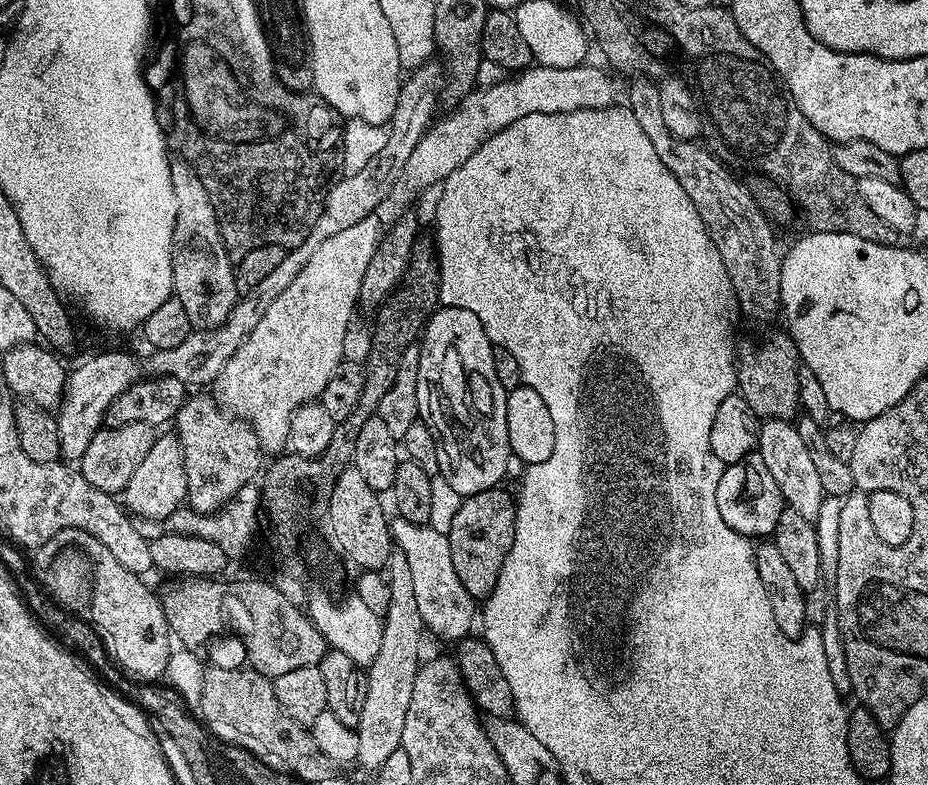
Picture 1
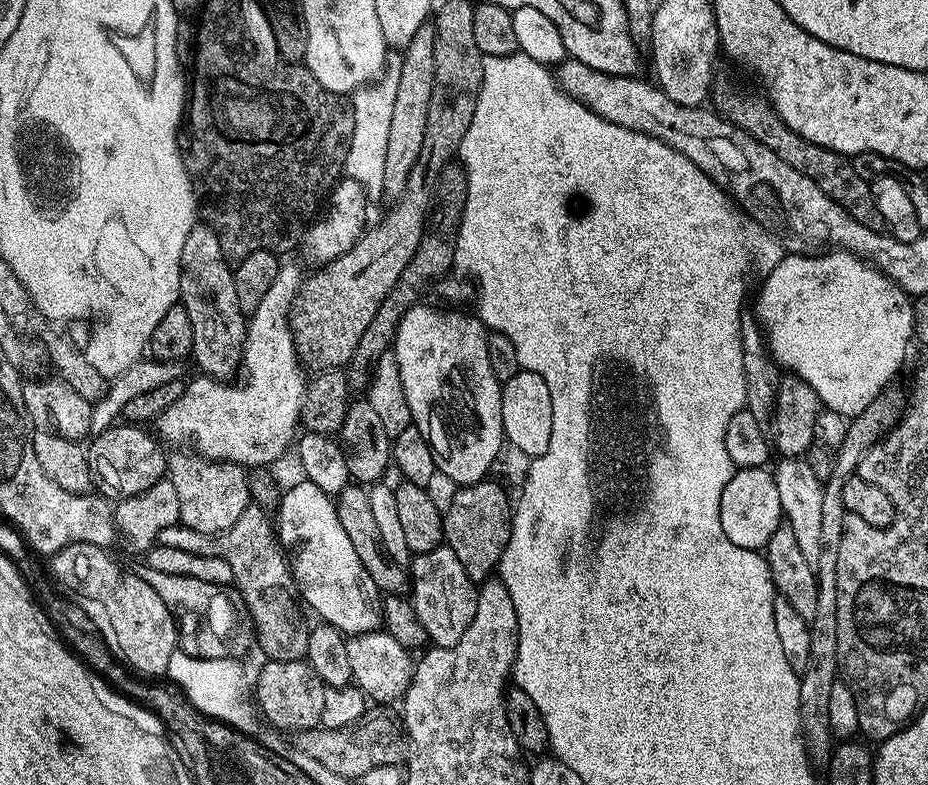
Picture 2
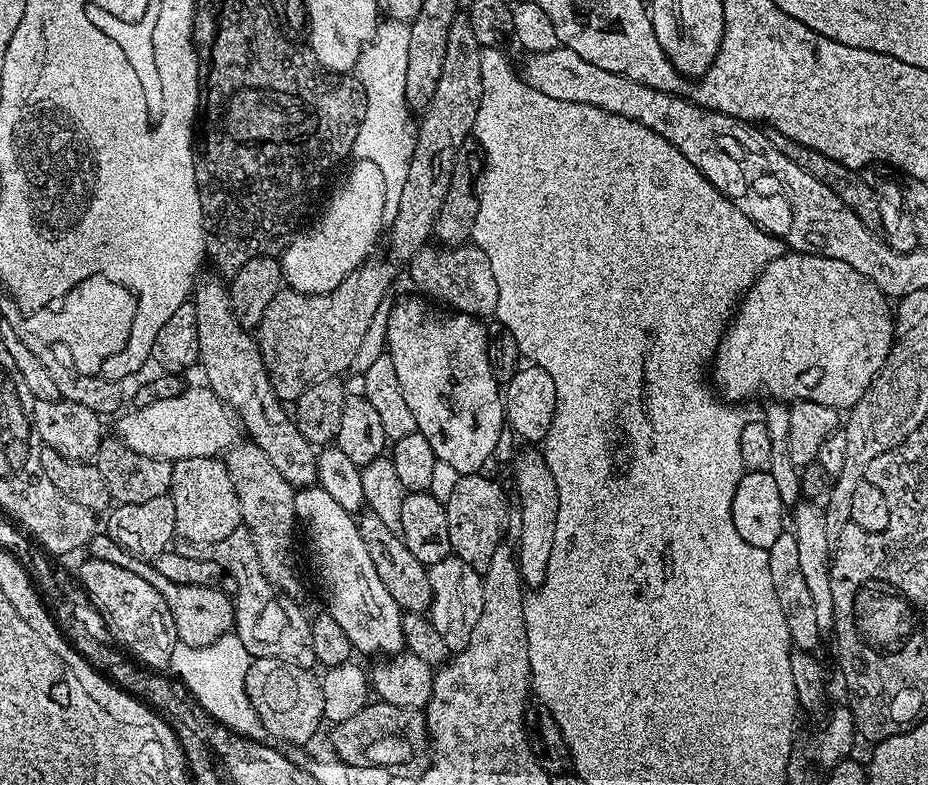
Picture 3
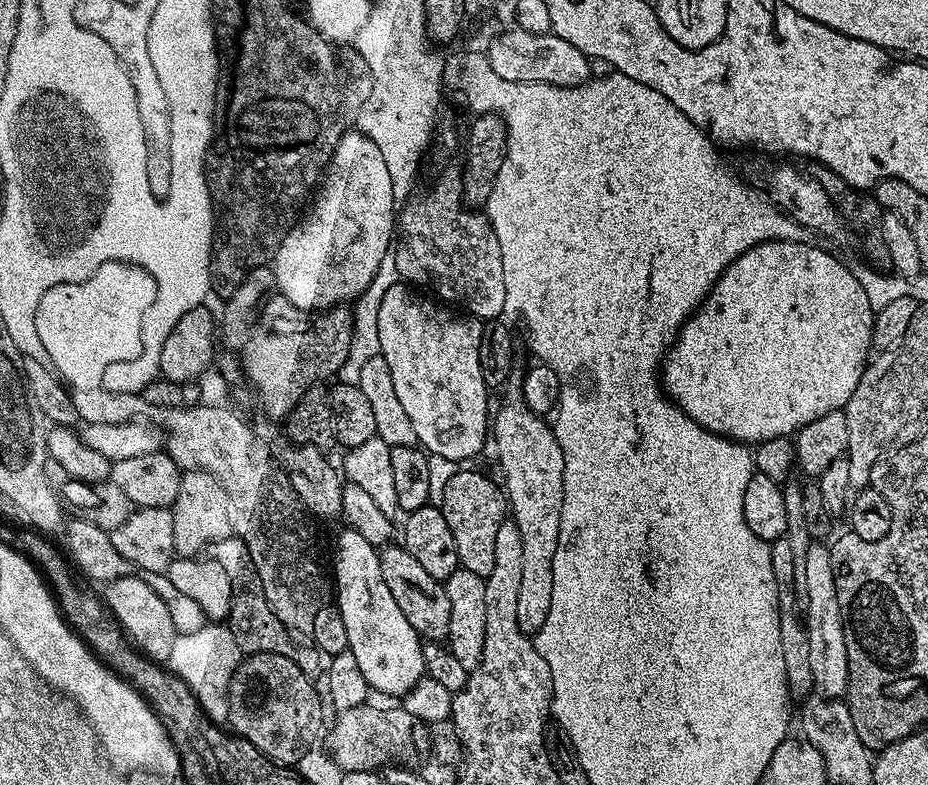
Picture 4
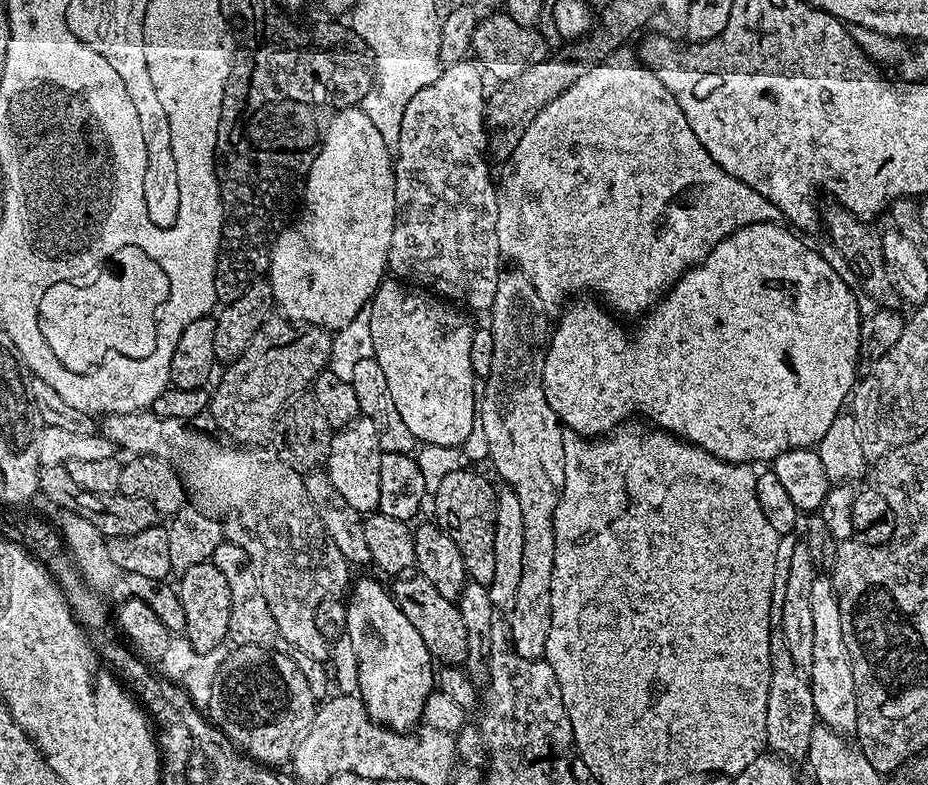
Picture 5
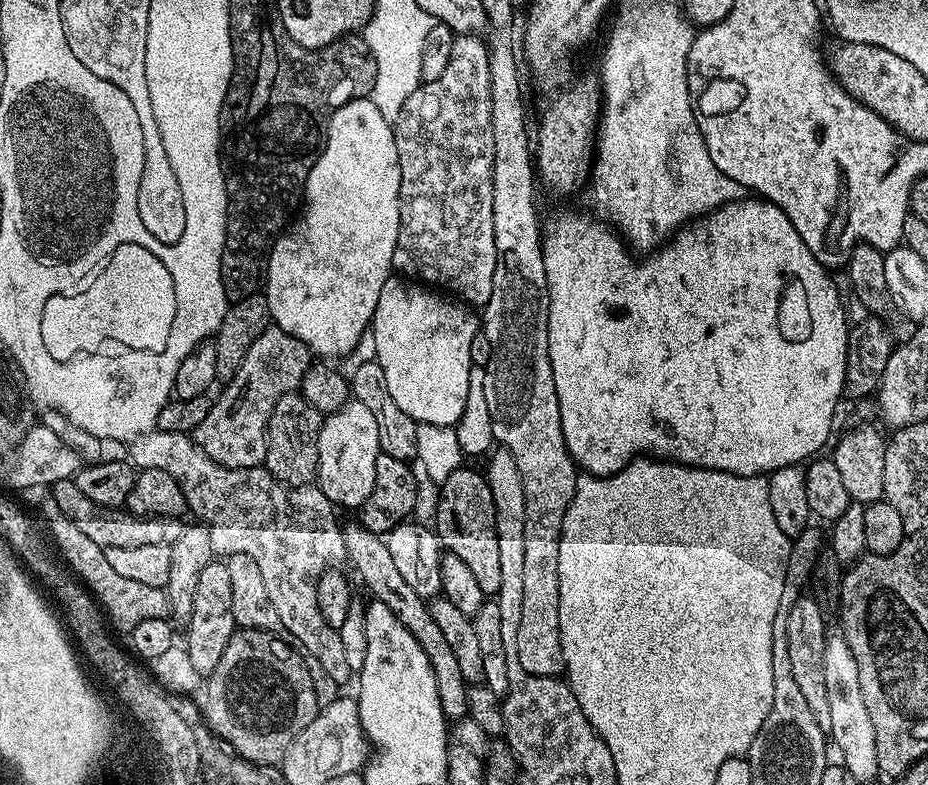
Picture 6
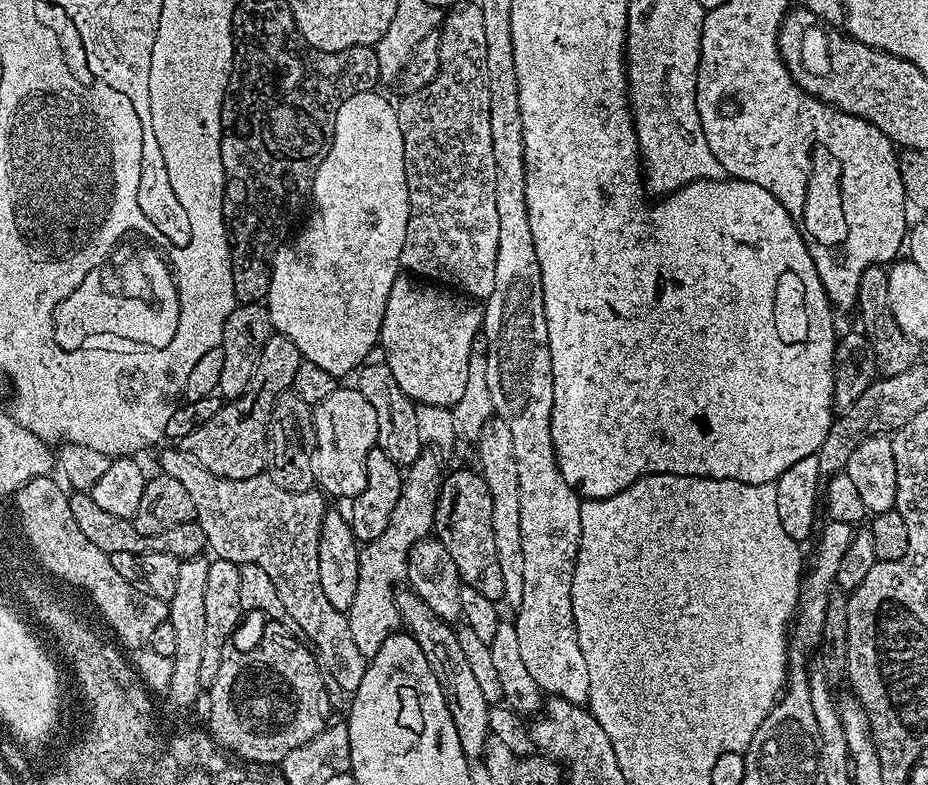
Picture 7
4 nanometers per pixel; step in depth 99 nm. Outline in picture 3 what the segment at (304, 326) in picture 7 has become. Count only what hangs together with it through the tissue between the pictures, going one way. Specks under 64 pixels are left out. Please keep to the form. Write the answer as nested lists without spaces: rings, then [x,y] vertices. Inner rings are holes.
[[[358,160],[355,163],[355,172],[335,195],[331,207],[319,213],[315,231],[308,232],[279,257],[280,269],[284,271],[283,283],[293,292],[321,296],[334,291],[355,268],[373,255],[372,247],[380,231],[381,236],[385,231],[382,212],[388,198],[387,190],[382,186],[382,174],[374,162]]]

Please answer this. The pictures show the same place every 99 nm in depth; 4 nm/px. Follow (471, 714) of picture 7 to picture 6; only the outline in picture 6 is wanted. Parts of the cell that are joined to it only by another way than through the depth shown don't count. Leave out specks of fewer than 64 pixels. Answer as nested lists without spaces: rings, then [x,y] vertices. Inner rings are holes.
[[[359,522],[345,523],[342,531],[345,557],[349,561],[352,559],[361,582],[373,592],[371,595],[375,600],[382,602],[382,606],[387,606],[400,619],[402,626],[406,626],[406,630],[410,630],[410,634],[414,634],[415,641],[422,646],[423,653],[426,654],[427,661],[434,670],[439,701],[445,717],[452,722],[467,717],[468,683],[462,678],[462,670],[459,669],[458,658],[455,657],[454,650],[447,645],[438,622],[434,622],[429,601],[418,595],[402,579],[402,573],[397,569],[394,558],[390,555],[388,541],[381,533],[366,530],[366,526],[362,526]]]

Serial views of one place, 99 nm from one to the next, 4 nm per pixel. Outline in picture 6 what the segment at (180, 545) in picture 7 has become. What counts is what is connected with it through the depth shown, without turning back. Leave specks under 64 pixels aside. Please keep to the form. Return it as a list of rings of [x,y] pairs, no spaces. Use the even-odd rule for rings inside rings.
[[[75,479],[62,480],[51,485],[50,499],[56,503],[58,510],[87,534],[91,540],[98,542],[104,549],[110,546],[166,546],[178,542],[182,538],[186,524],[183,519],[175,516],[149,516],[141,518],[124,508],[107,508],[98,506],[98,502],[90,502],[82,490],[78,490]]]

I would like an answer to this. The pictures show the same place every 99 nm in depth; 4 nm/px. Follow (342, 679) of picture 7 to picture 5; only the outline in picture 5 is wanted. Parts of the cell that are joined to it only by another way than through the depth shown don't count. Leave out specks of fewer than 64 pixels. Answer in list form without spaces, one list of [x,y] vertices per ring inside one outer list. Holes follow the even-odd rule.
[[[145,410],[131,412],[125,416],[103,417],[102,435],[117,449],[125,448],[132,456],[162,458],[162,462],[166,462],[178,474],[189,493],[205,492],[216,499],[227,543],[242,546],[242,550],[250,554],[256,573],[260,575],[266,606],[270,606],[270,614],[274,614],[274,622],[278,622],[282,638],[289,642],[293,651],[299,655],[326,662],[330,656],[330,641],[319,632],[318,625],[314,623],[314,614],[321,600],[335,597],[339,588],[349,587],[350,565],[342,550],[334,546],[327,530],[322,526],[318,510],[314,508],[310,494],[306,494],[304,476],[286,466],[286,462],[282,462],[275,451],[267,447],[233,446],[231,443],[221,442],[215,435],[207,436],[202,429],[195,428],[196,426],[186,420],[160,420],[151,410]]]

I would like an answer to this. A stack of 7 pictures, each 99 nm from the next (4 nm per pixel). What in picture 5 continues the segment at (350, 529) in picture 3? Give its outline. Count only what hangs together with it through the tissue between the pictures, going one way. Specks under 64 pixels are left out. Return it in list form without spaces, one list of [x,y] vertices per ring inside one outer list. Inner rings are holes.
[[[360,580],[355,584],[356,581],[350,588],[352,597],[347,597],[346,600],[348,606],[346,638],[354,646],[356,655],[358,695],[377,724],[405,733],[421,723],[427,698],[434,691],[433,658],[426,650],[426,642],[422,642],[418,630],[414,630],[414,625],[406,618],[406,614],[402,614],[398,602],[387,587],[383,588],[376,580]]]

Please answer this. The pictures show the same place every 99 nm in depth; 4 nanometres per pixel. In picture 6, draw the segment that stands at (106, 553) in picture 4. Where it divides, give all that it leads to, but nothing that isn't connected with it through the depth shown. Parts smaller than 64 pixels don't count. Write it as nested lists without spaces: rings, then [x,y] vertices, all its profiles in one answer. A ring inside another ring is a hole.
[[[50,498],[45,499],[44,516],[48,519],[49,530],[47,531],[54,541],[57,553],[73,573],[83,581],[88,591],[96,597],[96,603],[100,605],[107,619],[115,627],[117,624],[124,630],[130,630],[150,618],[163,620],[169,615],[168,594],[165,589],[145,586],[143,582],[130,582],[130,578],[117,574],[106,559],[105,549],[98,546],[98,542],[91,540],[87,534],[82,534],[82,530],[78,530],[78,526],[74,526],[74,522],[70,522],[70,518],[66,518],[66,514],[62,514],[62,510],[58,510],[58,506]]]

